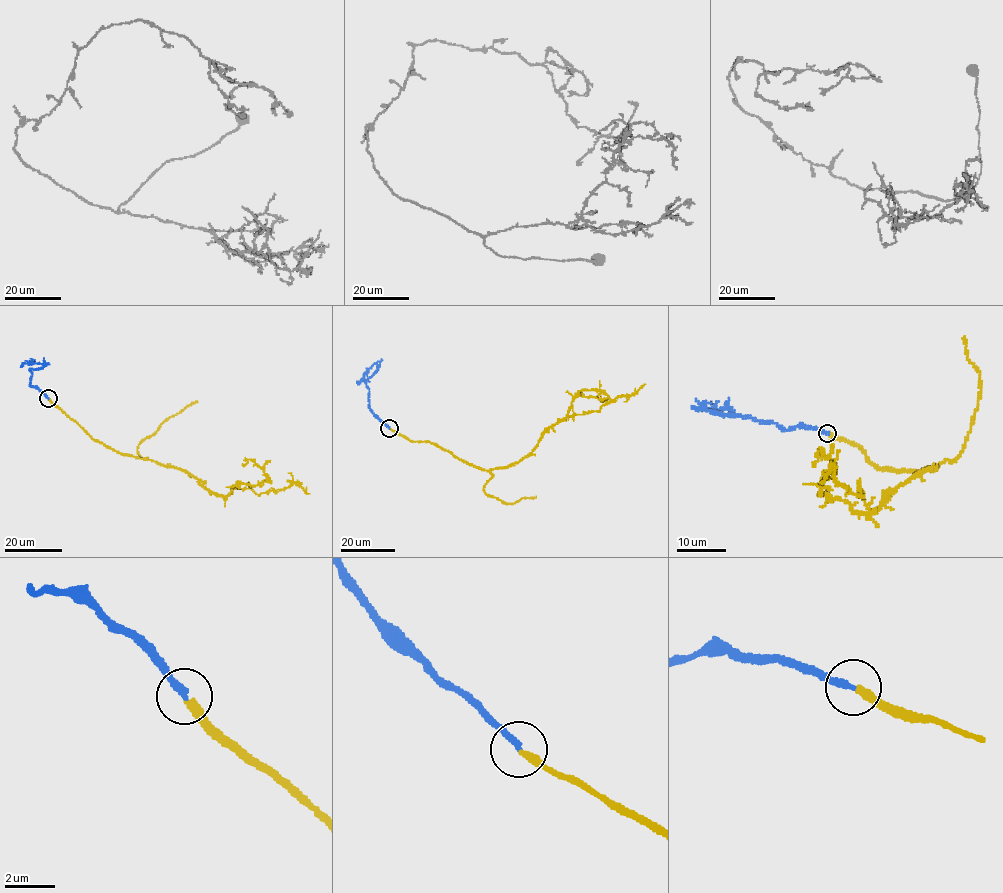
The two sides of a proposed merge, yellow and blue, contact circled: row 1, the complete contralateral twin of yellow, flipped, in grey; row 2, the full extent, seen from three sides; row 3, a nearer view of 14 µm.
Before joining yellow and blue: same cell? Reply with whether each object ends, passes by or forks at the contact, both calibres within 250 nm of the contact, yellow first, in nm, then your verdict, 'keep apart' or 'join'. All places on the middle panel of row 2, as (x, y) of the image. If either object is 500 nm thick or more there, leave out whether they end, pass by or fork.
yellow ends | blue ends | 320/260 nm | join

